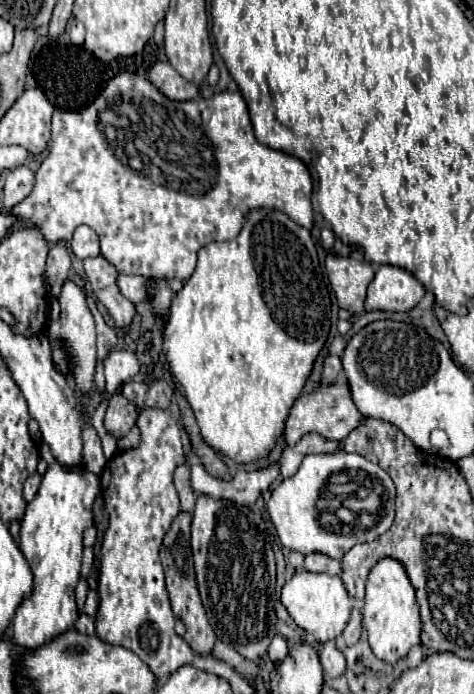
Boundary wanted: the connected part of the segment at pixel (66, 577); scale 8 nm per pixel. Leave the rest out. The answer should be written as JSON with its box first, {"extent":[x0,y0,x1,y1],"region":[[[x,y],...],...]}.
{"extent":[7,443,99,651],"region":[[[47,443],[39,445],[39,455],[49,463],[49,471],[43,475],[35,499],[27,503],[19,535],[19,549],[33,571],[33,595],[21,603],[7,631],[7,639],[25,651],[35,651],[73,629],[77,617],[83,613],[75,603],[75,585],[81,573],[83,531],[93,523],[91,505],[99,493],[97,475],[61,467]]]}

